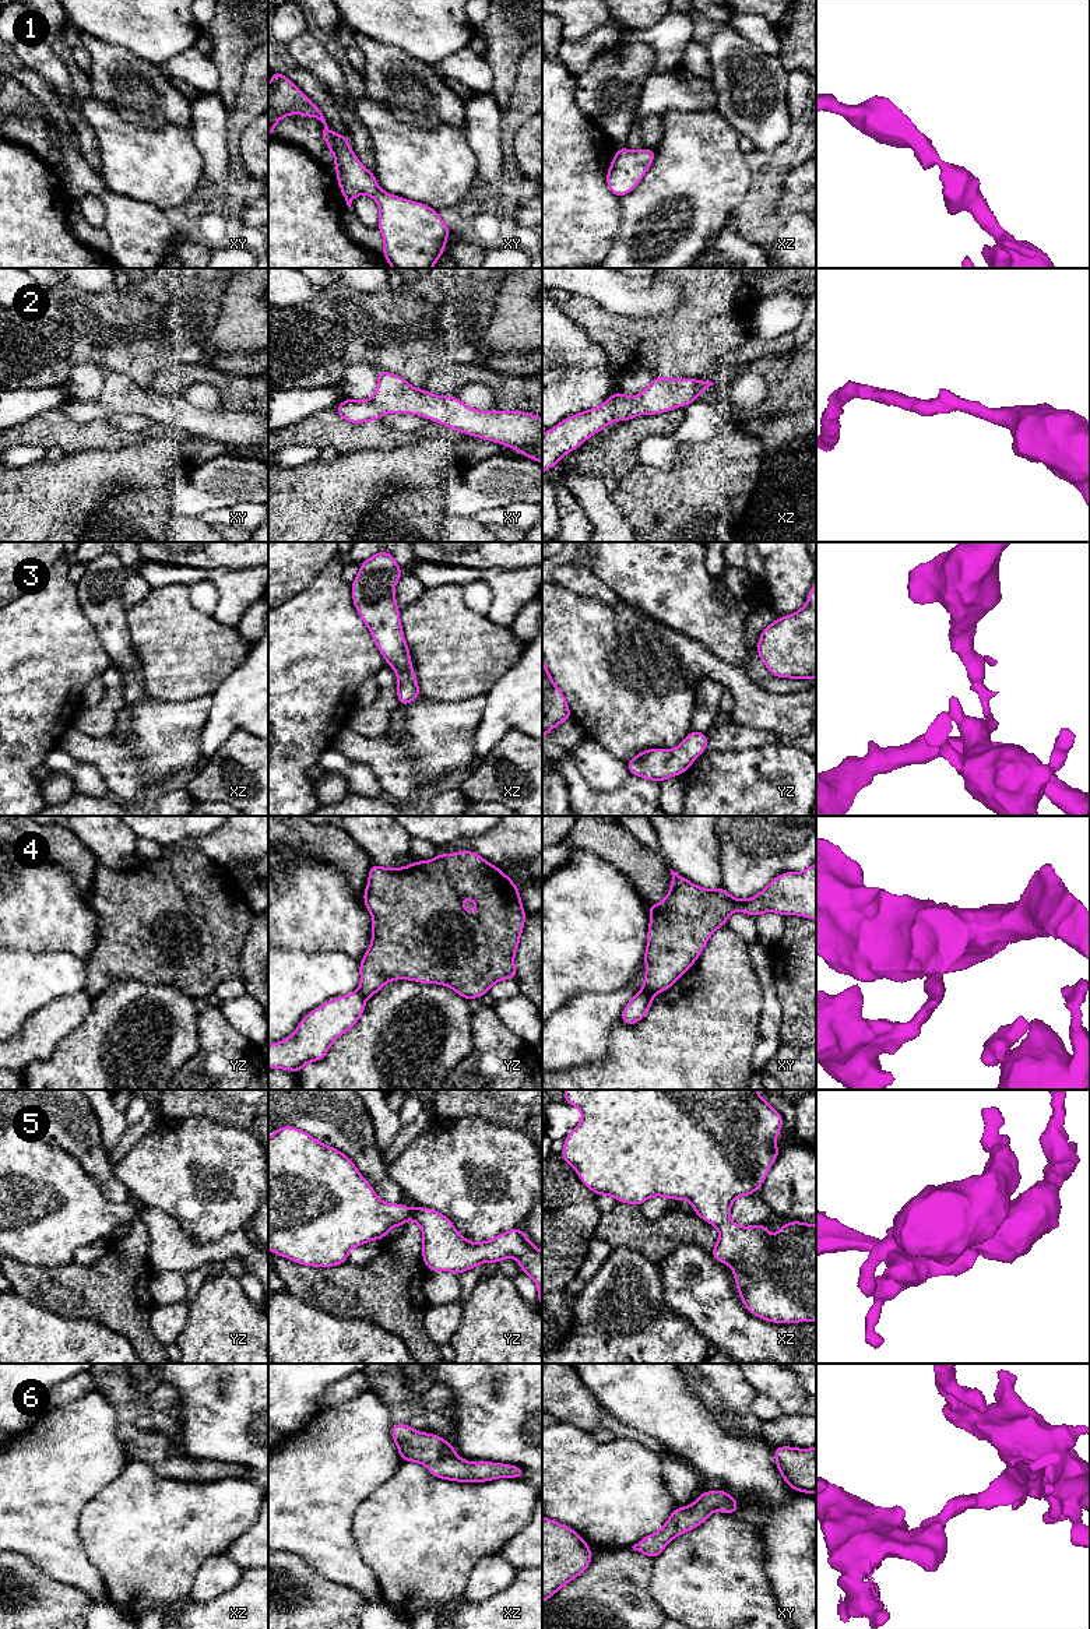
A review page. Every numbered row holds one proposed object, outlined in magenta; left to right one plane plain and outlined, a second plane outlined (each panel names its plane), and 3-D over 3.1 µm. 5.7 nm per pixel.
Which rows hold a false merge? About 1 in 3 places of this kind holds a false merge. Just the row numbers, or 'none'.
4

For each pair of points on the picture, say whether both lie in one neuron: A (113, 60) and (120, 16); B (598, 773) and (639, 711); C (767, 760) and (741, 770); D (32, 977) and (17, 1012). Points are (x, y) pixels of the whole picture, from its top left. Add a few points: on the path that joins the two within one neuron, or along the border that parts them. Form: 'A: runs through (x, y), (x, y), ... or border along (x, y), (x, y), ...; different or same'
A: border along (85, 34), (122, 45), (147, 59); different
B: border along (586, 735), (623, 763); different
C: runs through (760, 762), (755, 762), (748, 767); same
D: runs through (24, 985), (17, 992), (17, 1003); same

